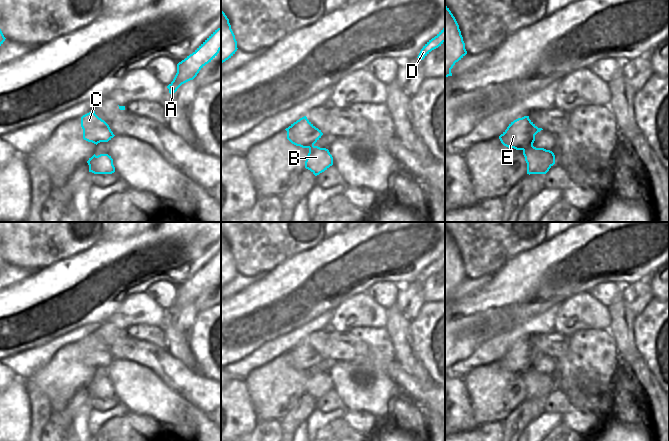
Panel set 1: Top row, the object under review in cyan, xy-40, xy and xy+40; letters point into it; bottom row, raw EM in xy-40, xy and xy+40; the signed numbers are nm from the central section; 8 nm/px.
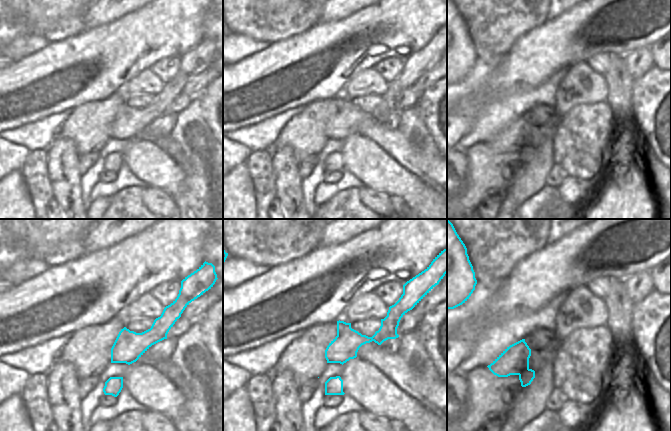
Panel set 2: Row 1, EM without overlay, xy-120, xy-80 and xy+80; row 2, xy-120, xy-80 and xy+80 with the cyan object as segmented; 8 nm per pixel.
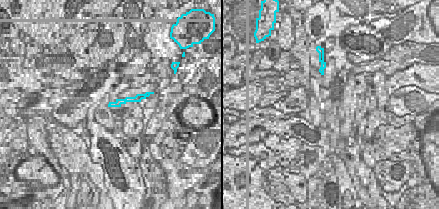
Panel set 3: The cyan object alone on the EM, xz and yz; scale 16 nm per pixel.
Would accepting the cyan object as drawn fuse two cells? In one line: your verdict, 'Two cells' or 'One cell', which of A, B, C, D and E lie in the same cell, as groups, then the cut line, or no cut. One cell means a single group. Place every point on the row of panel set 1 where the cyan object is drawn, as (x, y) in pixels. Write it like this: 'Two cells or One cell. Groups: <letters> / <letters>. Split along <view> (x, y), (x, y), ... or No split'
Two cells. Groups: A C D E / B. Split along xy+40 (532, 145), (522, 149).

